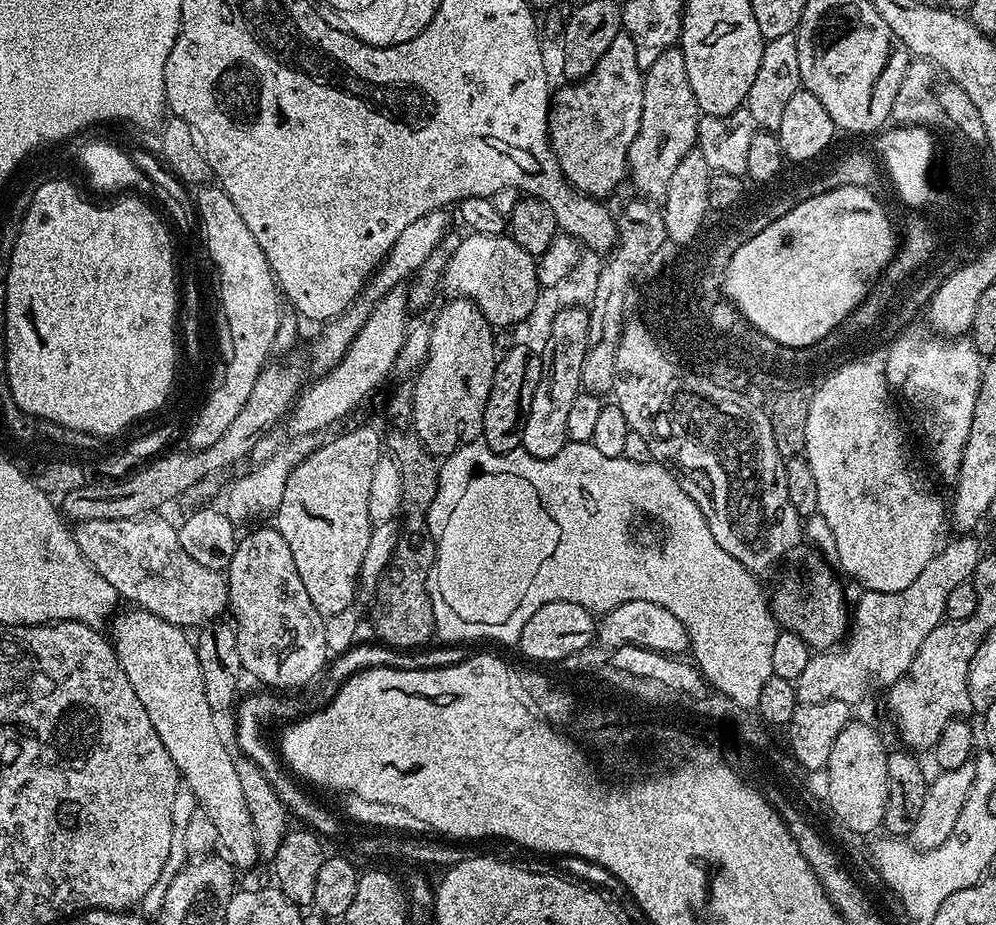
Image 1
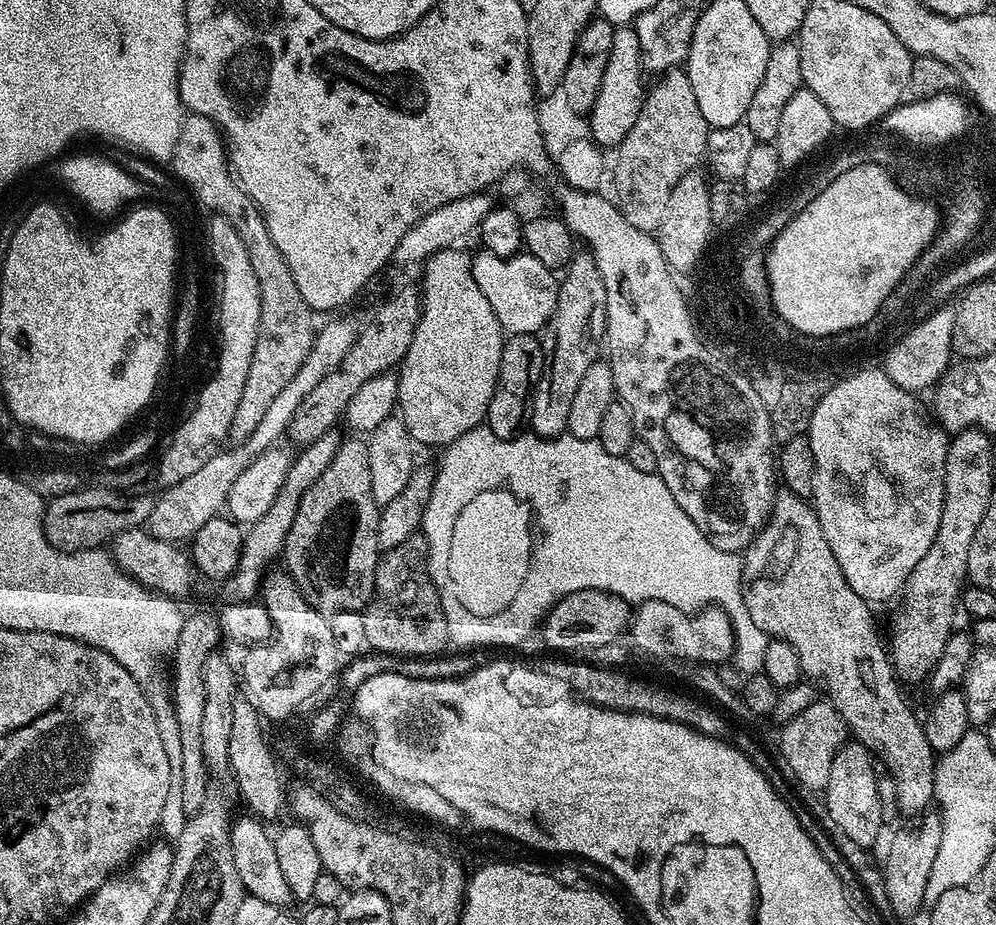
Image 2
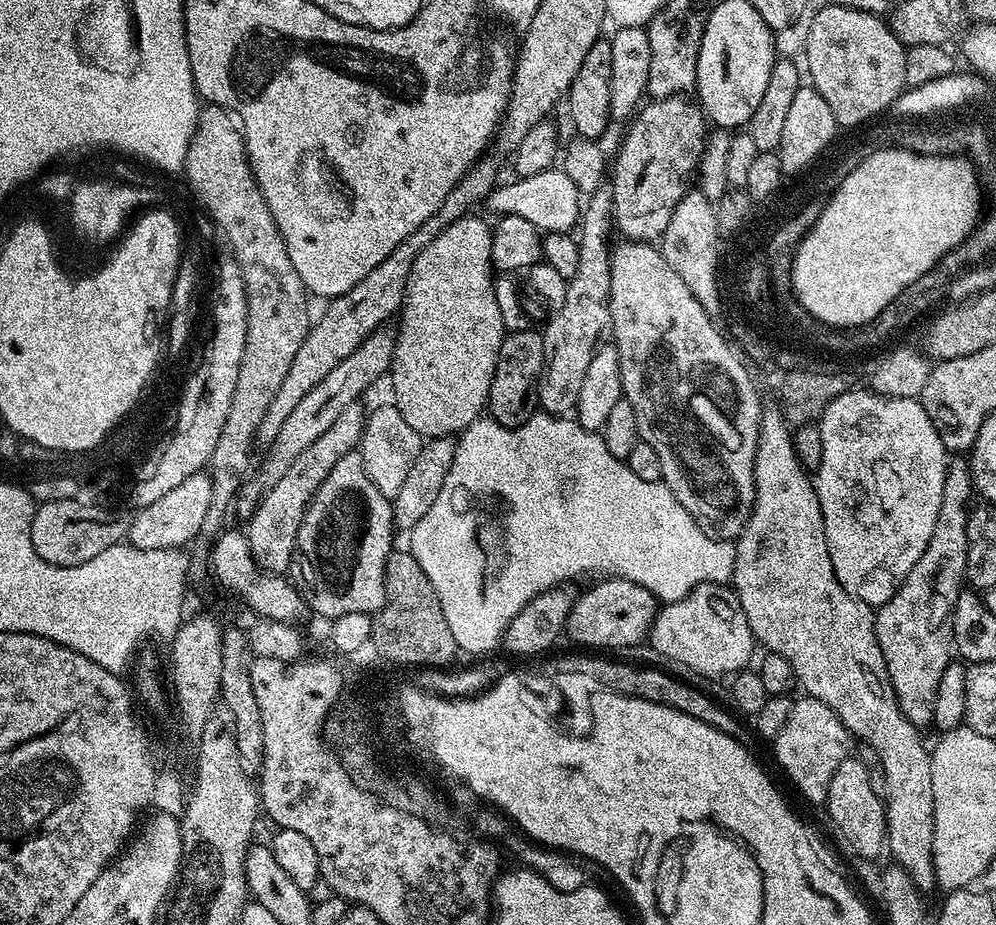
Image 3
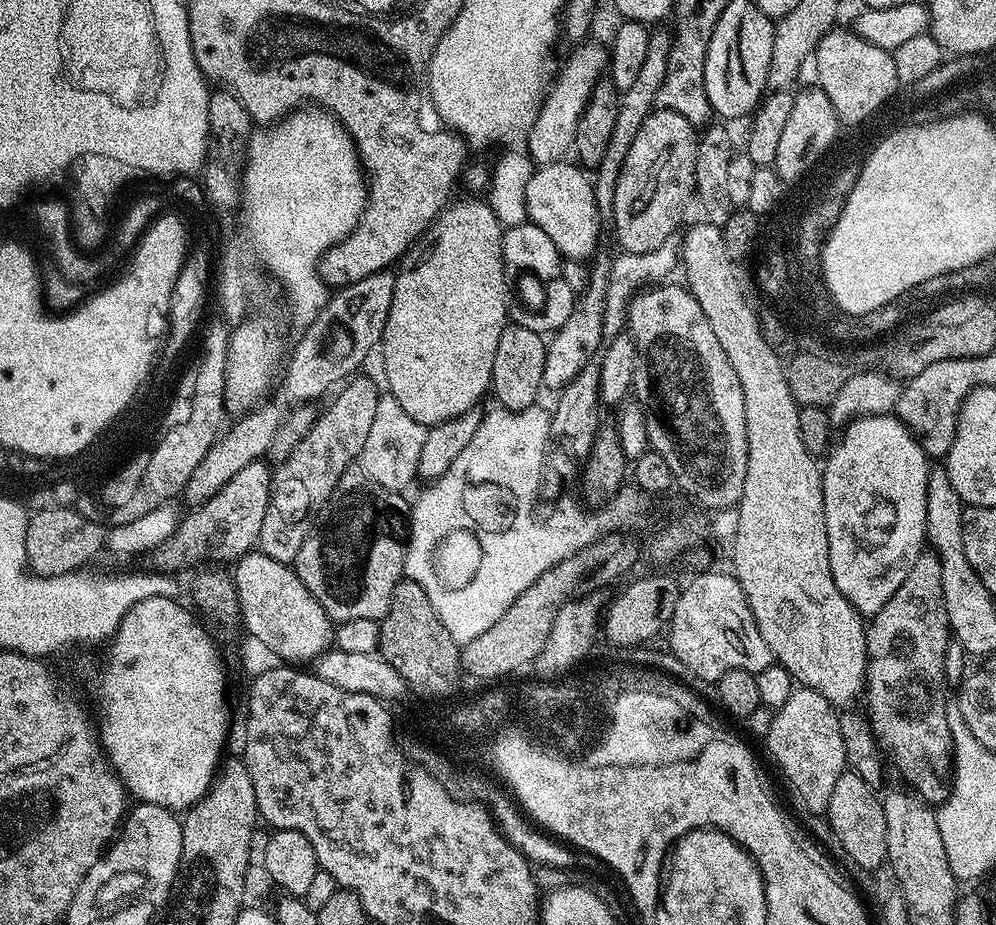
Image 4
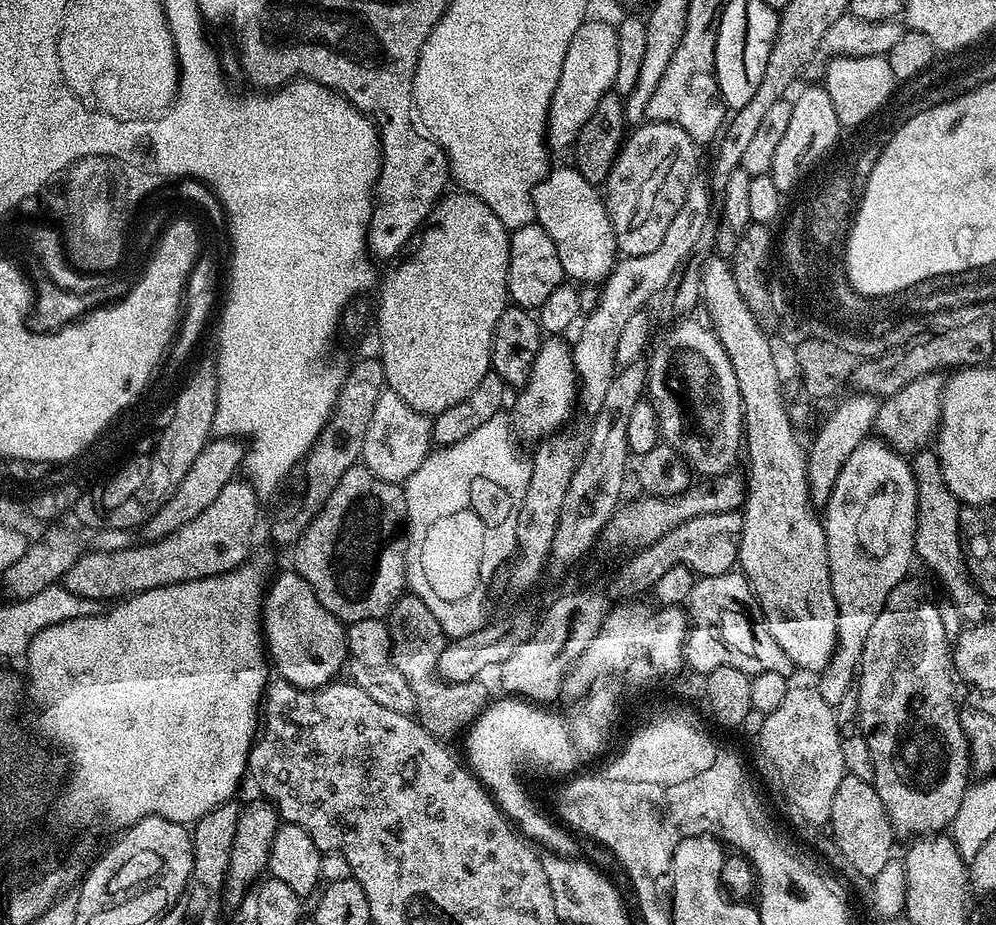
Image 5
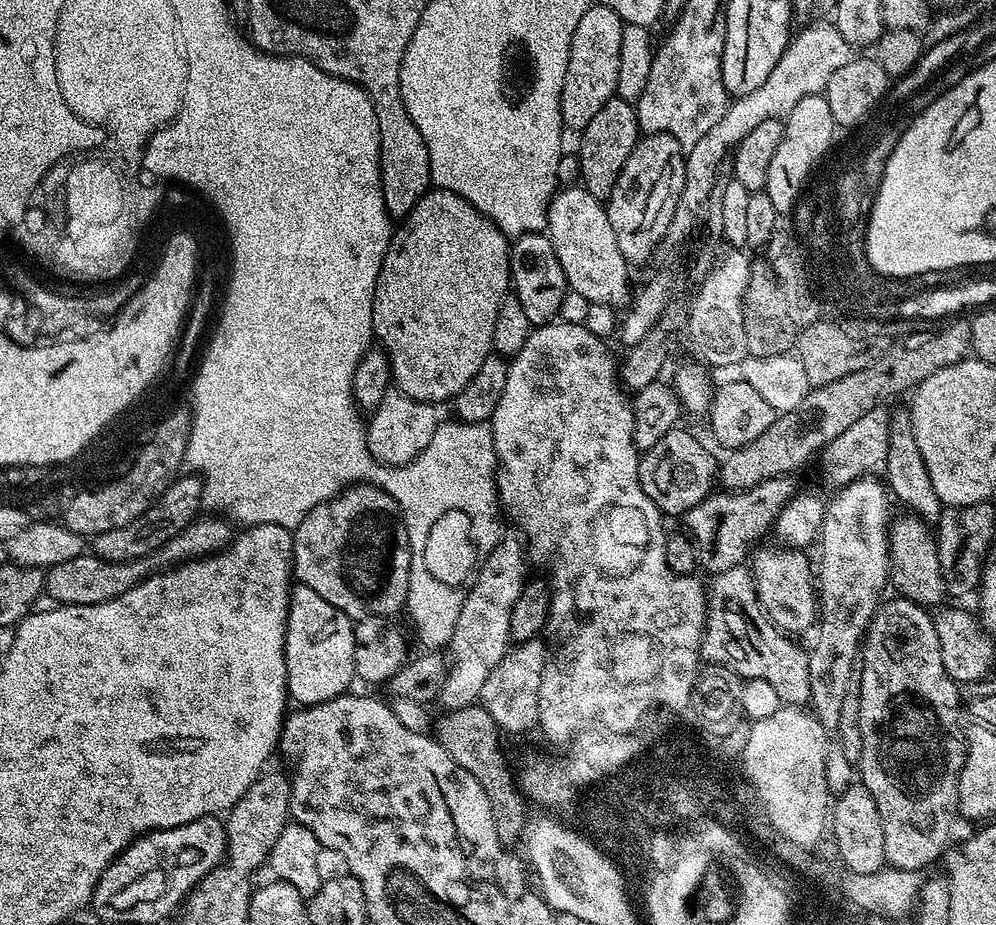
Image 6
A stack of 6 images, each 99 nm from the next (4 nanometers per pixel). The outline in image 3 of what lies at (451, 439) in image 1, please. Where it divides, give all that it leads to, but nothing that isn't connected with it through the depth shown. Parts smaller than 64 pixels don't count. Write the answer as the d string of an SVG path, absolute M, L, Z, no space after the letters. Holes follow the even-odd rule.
M476 214L446 226L414 262L406 282L404 307L398 313L400 329L395 329L396 349L390 381L396 391L394 403L409 426L422 438L463 433L481 419L488 403L490 382L498 362L498 350L506 335L504 315L496 301L496 280L492 266L492 228Z

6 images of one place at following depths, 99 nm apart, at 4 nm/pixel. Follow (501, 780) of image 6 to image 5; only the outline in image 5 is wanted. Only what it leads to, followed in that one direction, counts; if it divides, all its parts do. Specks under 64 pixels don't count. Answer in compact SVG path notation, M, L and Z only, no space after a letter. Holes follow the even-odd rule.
M405 594L397 600L396 605L386 617L386 623L390 630L390 646L392 655L390 657L391 667L397 668L410 682L410 690L416 695L415 715L418 722L430 735L435 736L441 742L449 742L468 730L476 720L476 716L482 714L490 703L490 695L483 688L483 683L473 682L471 684L447 684L440 679L437 672L438 658L442 654L446 637L442 626L438 626L438 618L422 602L422 598L411 594Z

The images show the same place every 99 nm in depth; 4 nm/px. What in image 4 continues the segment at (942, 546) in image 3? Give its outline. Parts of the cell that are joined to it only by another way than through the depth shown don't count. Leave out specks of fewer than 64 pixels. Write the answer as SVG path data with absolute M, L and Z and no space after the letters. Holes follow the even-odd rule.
M921 554L921 556L916 559L914 566L910 566L910 574L906 574L902 586L898 586L898 590L894 590L894 598L890 598L890 602L886 602L886 606L882 606L882 610L878 610L878 614L871 617L866 631L868 633L868 678L866 681L866 701L868 700L868 720L872 723L872 732L876 735L877 742L884 747L885 754L892 759L893 766L900 771L901 778L909 784L905 785L907 785L915 795L919 796L921 800L926 800L933 806L939 806L948 799L948 790L953 773L952 735L950 734L950 722L948 721L950 692L946 687L943 674L943 655L946 654L946 646L950 639L950 629L948 627L948 615L946 614L946 598L942 598L942 566L940 565L939 555Z

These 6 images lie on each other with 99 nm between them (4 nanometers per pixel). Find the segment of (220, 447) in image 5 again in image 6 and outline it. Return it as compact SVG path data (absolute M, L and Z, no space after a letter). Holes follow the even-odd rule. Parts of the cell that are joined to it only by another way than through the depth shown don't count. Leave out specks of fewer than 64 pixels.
M187 475L173 479L171 485L156 497L153 504L142 514L138 514L138 518L134 518L134 522L126 522L126 526L117 526L115 530L106 530L91 537L91 551L110 562L130 562L151 558L163 544L170 542L170 538L183 532L187 524L197 519L198 511L202 506L202 484L195 475Z

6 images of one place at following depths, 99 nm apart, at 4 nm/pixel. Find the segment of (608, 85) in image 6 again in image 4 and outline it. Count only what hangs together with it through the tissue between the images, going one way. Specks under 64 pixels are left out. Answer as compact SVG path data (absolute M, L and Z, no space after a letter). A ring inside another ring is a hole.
M586 40L578 45L566 62L559 67L555 80L551 83L538 118L528 132L526 150L533 161L540 166L559 163L567 151L575 145L578 120L593 92L594 86L603 77L610 62L609 51L597 41ZM604 70L604 72L603 72Z

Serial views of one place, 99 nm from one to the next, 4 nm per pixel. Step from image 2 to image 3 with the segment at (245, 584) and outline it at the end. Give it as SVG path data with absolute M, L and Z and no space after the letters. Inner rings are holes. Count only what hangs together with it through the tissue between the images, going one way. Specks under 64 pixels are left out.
M359 403L346 406L346 410L342 410L338 419L327 428L326 434L322 434L318 442L310 442L310 446L306 446L306 450L302 450L302 454L298 454L298 459L290 465L290 470L286 470L282 478L270 485L264 501L257 506L252 521L246 527L246 535L252 558L265 573L284 574L287 573L287 568L289 571L293 567L298 530L318 486L326 482L326 474L338 466L341 458L346 458L346 454L355 452L360 447L366 419L365 409L360 407Z

